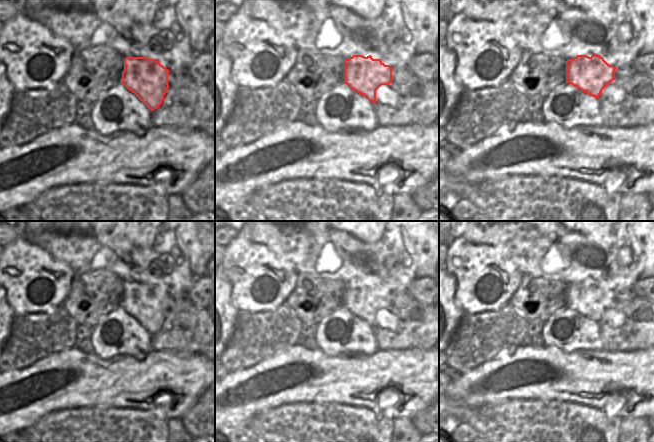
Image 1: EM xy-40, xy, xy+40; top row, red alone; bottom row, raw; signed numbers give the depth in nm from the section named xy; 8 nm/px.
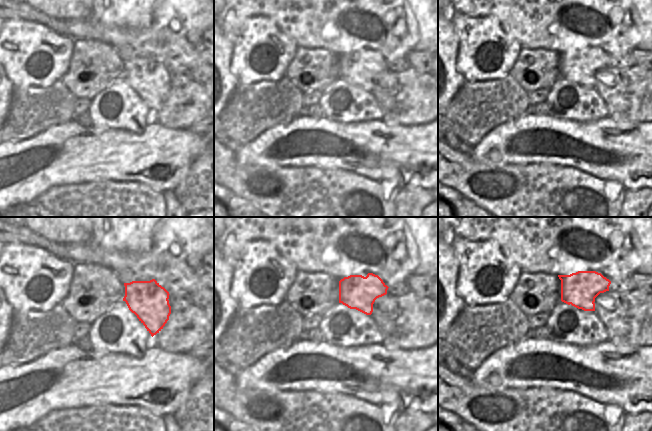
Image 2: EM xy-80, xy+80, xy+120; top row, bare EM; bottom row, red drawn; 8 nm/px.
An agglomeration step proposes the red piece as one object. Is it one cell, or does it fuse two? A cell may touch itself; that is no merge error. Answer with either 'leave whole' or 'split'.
leave whole

